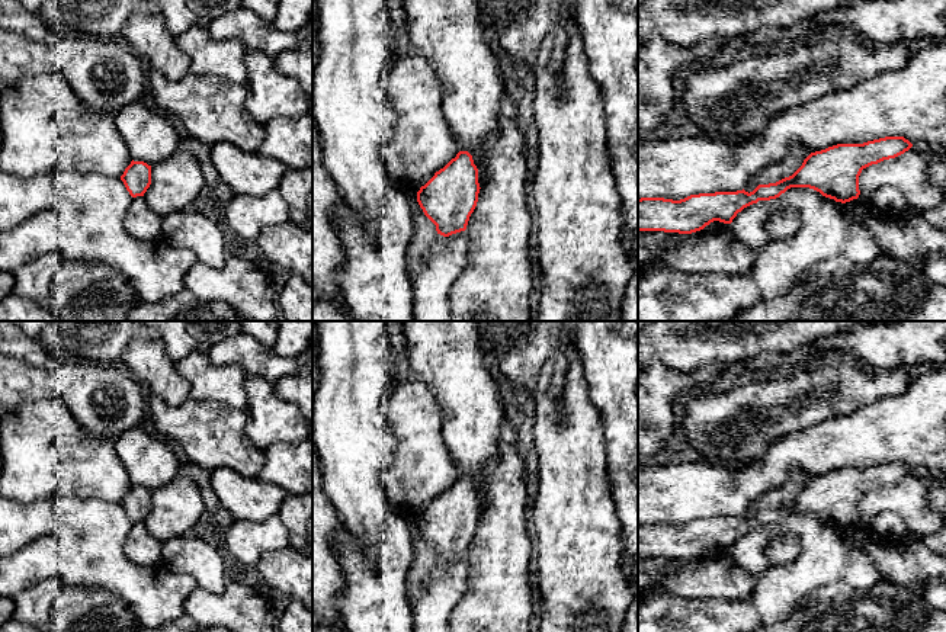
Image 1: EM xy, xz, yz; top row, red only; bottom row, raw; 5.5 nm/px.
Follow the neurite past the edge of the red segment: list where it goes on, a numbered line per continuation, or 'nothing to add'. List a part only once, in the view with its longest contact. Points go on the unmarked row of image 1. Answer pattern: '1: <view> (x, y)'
nothing to add

